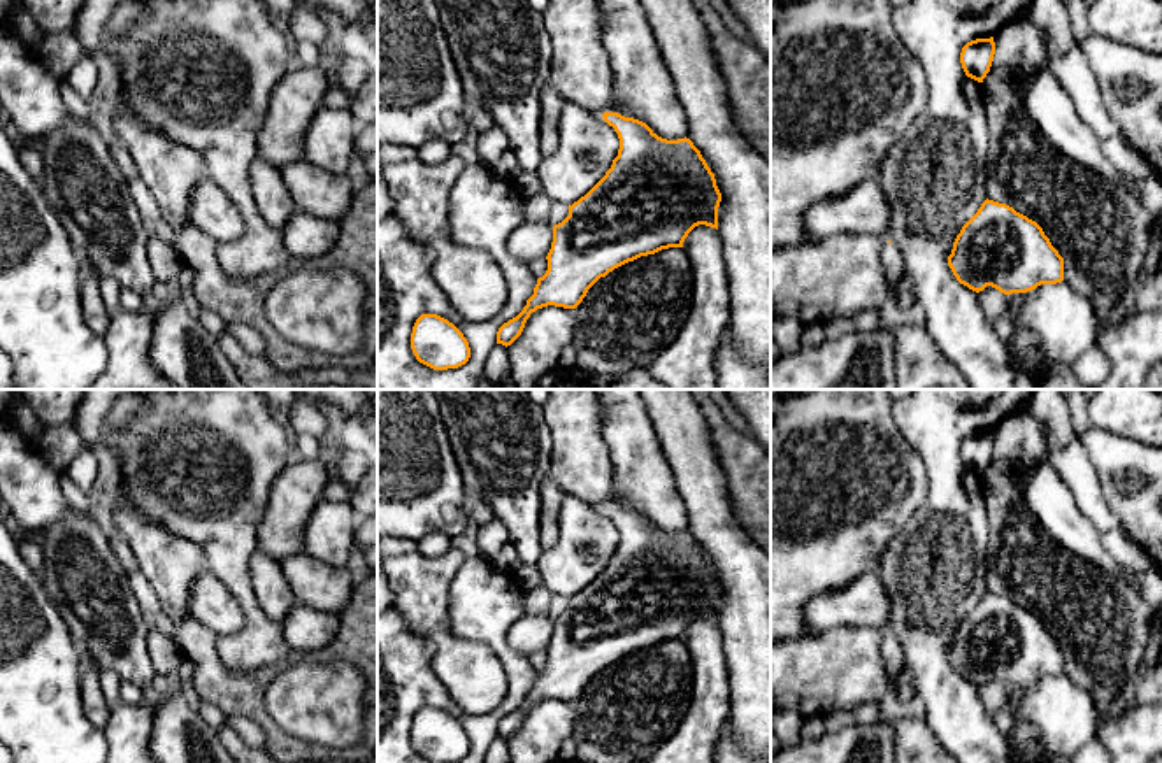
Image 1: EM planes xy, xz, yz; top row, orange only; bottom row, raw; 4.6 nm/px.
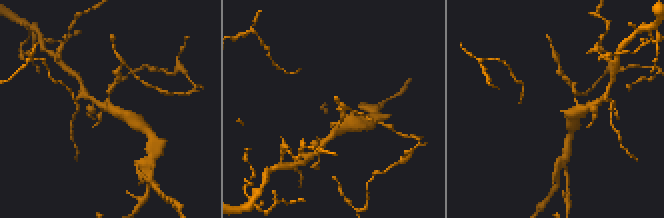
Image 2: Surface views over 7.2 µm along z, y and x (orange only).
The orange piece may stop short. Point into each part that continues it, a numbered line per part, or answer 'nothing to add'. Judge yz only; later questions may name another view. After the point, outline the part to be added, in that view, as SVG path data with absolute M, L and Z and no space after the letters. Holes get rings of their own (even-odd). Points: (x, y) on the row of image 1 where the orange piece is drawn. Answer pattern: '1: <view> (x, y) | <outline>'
1: yz (892, 263) | M886 233L883 235L879 258L881 258L881 272L886 284L900 279L906 274L904 258L897 244Z

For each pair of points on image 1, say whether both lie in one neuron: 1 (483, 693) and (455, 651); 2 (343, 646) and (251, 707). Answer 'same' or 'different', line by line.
1: same
2: same

